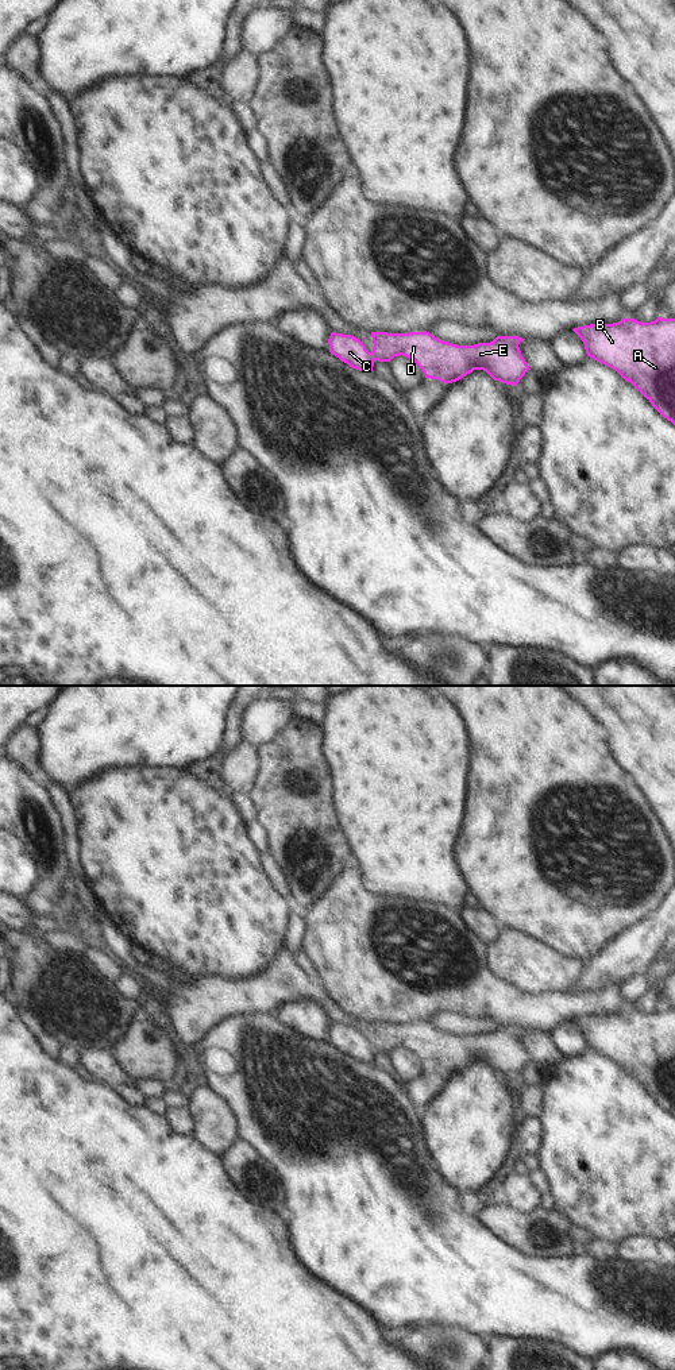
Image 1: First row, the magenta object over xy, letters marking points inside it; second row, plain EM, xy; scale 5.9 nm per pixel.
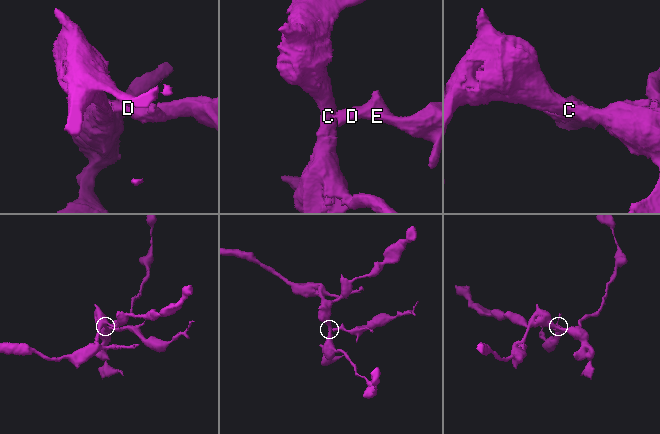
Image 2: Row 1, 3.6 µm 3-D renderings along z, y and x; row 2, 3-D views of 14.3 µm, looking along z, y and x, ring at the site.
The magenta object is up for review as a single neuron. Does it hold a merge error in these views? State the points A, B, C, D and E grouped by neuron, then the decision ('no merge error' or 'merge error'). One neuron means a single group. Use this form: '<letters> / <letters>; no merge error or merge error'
A B D E / C; merge error

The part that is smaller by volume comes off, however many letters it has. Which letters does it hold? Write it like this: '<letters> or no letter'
A, B, D, E.

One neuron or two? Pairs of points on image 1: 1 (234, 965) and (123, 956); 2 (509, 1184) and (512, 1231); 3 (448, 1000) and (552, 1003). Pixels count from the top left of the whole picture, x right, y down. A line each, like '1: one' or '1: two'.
1: two
2: two
3: one

